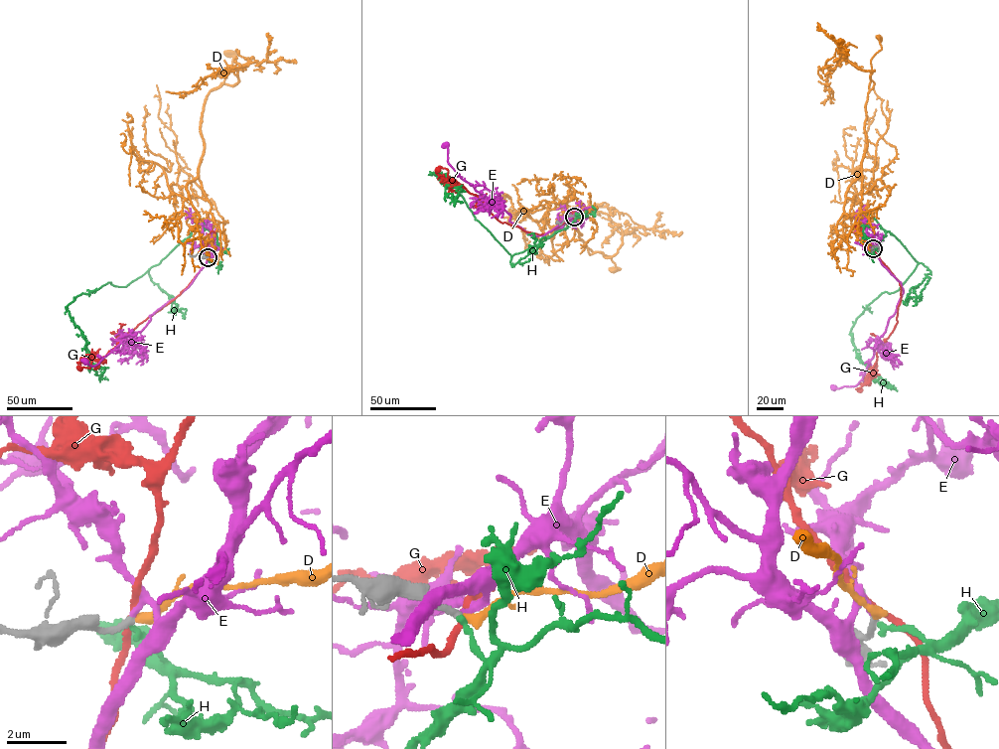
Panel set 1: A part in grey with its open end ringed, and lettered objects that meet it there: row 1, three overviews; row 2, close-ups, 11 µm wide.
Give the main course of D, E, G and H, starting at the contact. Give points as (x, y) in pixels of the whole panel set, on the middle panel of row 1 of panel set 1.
D: (574, 217), (594, 206), (573, 222), (579, 238), (605, 257), (616, 253), (622, 230), (609, 216), (551, 197)
E: (574, 217), (542, 235), (530, 235), (509, 221), (510, 215), (459, 175), (448, 161), (446, 145)
G: (574, 217), (544, 233), (524, 231), (499, 222), (477, 195), (452, 181), (448, 170), (438, 169)
H: (574, 217), (511, 255), (430, 172), (462, 189), (463, 202)

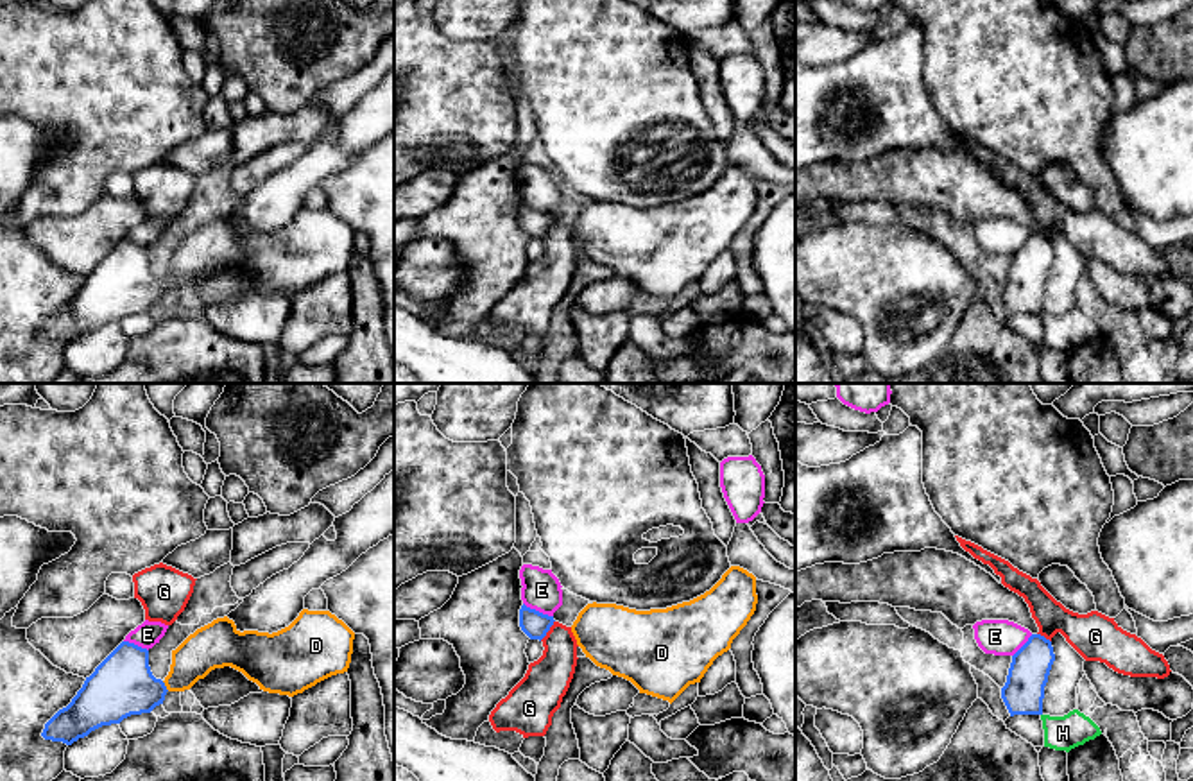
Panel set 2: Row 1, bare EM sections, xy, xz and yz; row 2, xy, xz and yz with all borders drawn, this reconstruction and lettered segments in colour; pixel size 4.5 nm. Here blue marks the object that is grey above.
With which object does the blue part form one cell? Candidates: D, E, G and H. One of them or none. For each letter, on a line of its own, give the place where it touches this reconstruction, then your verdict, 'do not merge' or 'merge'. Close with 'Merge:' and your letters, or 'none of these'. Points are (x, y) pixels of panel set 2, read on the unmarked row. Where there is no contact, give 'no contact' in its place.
D: xy (165, 285) | merge
E: xz (538, 210) | do not merge
G: xz (549, 228) | do not merge
H: no contact | do not merge
Merge: D

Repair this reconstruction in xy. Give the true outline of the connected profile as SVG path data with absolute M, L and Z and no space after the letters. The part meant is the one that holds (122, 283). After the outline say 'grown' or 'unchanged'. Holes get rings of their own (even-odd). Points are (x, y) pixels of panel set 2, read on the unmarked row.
M303 208L278 231L240 231L227 215L190 233L176 249L168 274L156 278L149 249L122 240L86 276L72 301L41 331L72 344L91 330L150 312L168 290L190 288L211 269L231 265L260 288L294 296L349 267L355 231L330 210Z; grown

